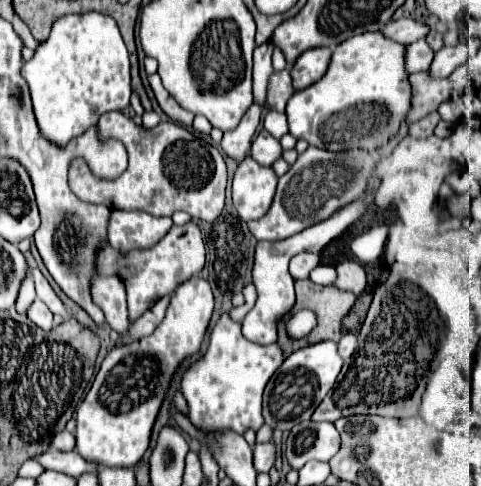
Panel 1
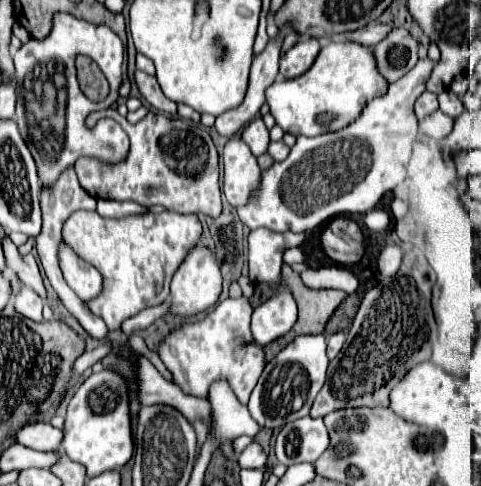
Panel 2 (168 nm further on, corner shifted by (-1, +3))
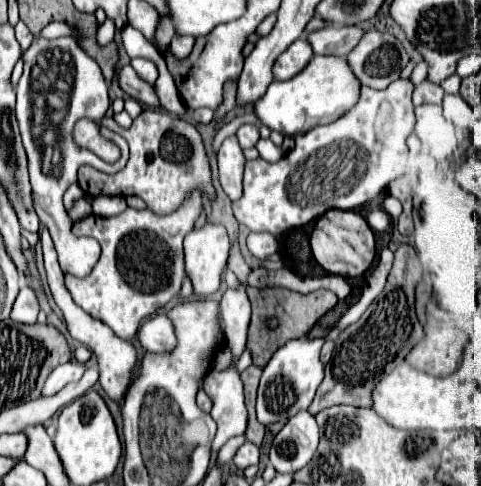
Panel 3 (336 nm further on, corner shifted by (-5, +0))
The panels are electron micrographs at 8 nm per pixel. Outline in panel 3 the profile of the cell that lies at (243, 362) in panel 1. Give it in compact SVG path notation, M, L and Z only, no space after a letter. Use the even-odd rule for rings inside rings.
M159 313L141 325L139 343L145 351L167 351L175 347L171 321L167 321L165 313Z

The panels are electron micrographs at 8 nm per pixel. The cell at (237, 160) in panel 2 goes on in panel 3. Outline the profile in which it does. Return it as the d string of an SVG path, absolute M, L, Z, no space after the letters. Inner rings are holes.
M235 135L227 137L217 153L217 163L219 163L219 181L223 191L229 195L231 201L239 199L243 189L241 189L241 179L243 179L243 165L245 157L239 147L239 141Z

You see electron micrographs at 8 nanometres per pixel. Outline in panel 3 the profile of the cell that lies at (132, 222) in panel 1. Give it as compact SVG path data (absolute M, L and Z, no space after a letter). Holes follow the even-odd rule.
M101 195L93 199L91 207L93 207L93 213L99 217L113 217L113 215L119 215L123 209L127 209L127 203L123 197Z

